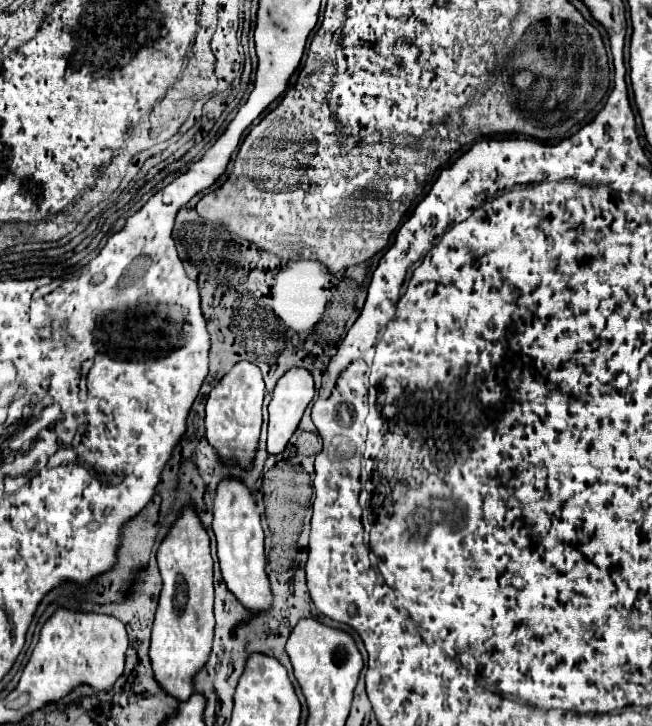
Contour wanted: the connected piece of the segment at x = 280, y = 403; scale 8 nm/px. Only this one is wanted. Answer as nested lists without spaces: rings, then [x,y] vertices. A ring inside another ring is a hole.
[[[289,369],[277,381],[269,403],[269,455],[279,455],[285,451],[313,395],[313,377],[307,369]]]

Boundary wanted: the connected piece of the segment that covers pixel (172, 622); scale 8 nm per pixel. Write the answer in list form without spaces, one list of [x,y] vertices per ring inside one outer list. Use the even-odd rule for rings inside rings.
[[[185,507],[183,515],[169,529],[165,541],[157,551],[157,563],[163,577],[159,607],[155,613],[149,659],[153,677],[159,687],[185,701],[195,693],[193,679],[205,667],[213,647],[213,559],[209,549],[209,535],[203,529],[193,507]]]

